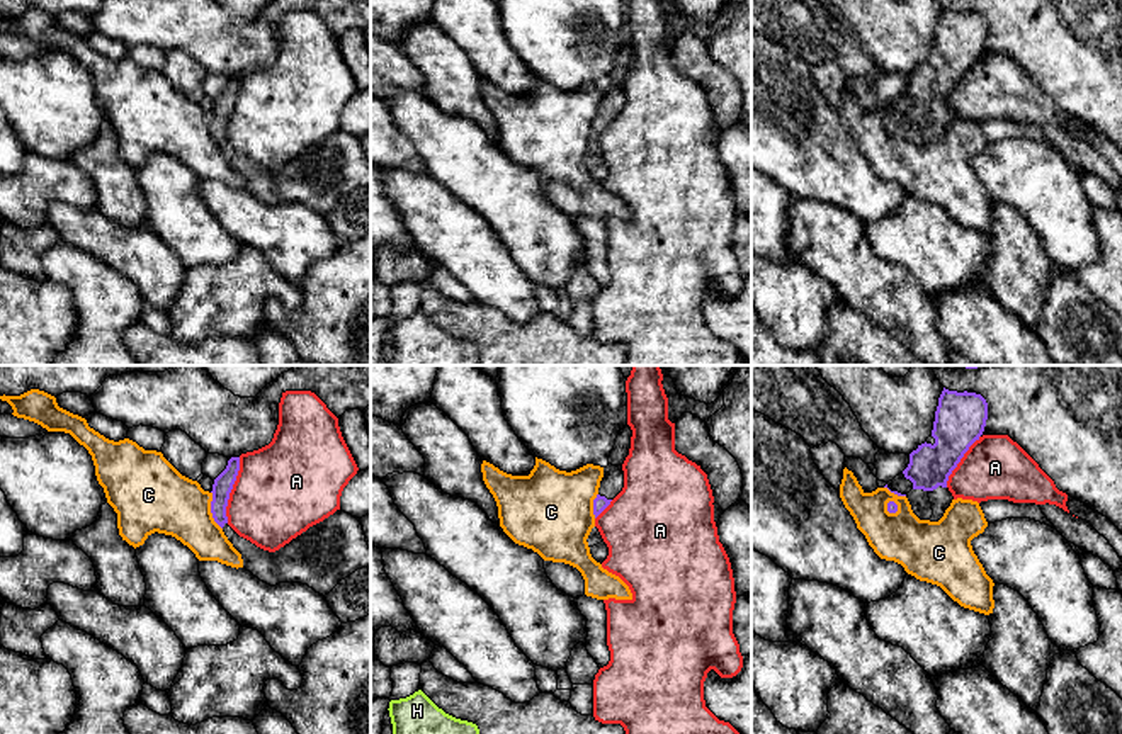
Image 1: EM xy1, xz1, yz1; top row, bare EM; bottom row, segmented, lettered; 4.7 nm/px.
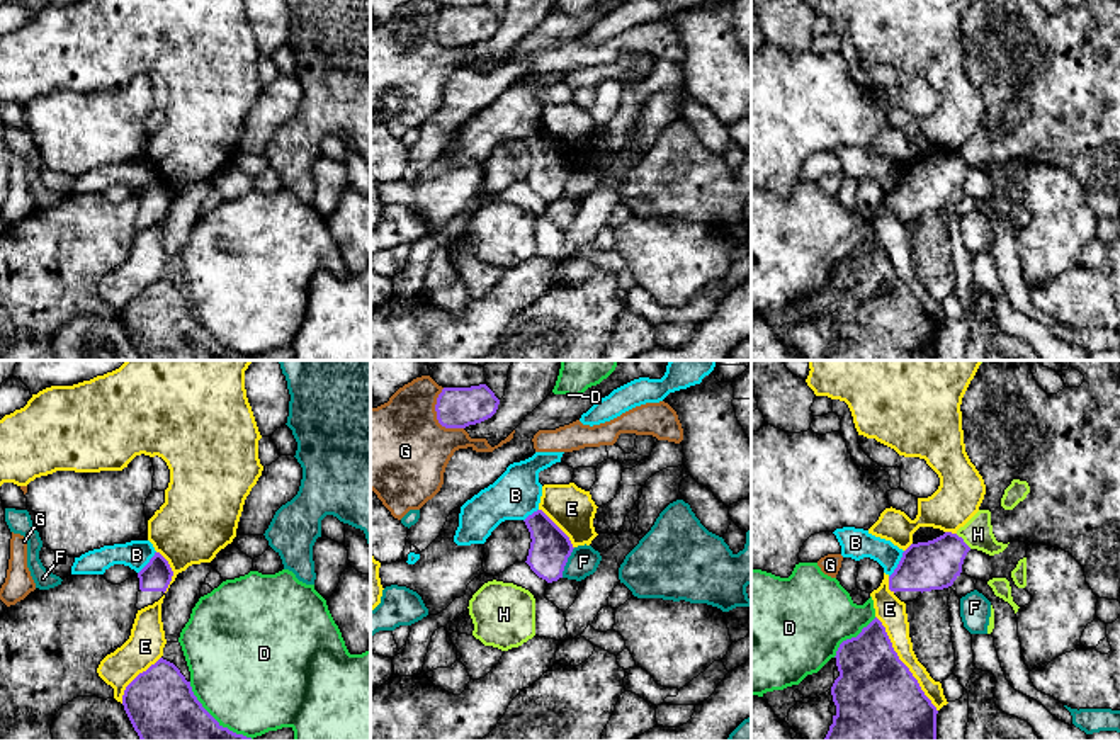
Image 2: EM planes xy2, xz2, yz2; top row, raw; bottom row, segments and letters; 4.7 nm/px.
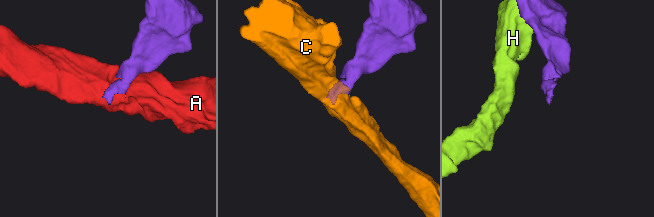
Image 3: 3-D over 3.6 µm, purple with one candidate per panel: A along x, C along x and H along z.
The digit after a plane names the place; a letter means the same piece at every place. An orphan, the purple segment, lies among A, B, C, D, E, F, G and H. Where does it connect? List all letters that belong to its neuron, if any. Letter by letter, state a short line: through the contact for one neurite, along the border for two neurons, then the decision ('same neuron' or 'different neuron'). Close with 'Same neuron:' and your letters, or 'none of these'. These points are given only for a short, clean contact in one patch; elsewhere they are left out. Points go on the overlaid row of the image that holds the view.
A: different neuron
B: line yz2 (905, 551), (889, 576); different neuron
C: line xy1 (211, 491), (211, 517), (221, 529); different neuron
D: different neuron
E: different neuron
F: line xz2 (575, 548), (561, 576); different neuron
G: different neuron
H: line yz2 (955, 534), (971, 548); different neuron
Same neuron: none of these

